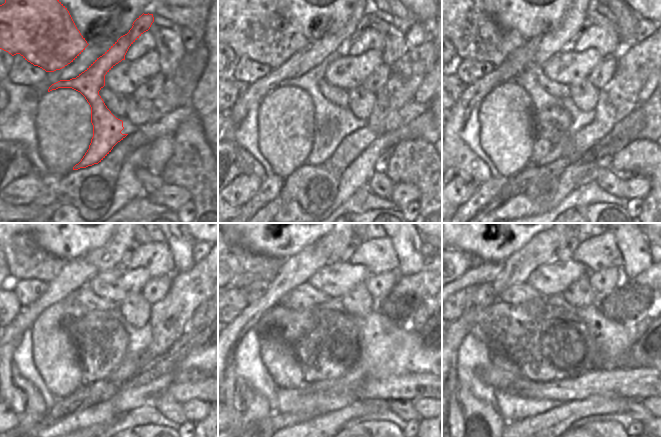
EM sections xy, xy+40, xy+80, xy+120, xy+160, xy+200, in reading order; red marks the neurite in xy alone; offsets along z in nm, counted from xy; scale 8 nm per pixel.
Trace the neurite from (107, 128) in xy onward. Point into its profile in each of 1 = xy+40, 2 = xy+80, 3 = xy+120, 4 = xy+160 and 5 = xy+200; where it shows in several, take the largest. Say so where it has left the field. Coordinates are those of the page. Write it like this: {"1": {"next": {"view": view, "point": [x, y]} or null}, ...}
{"1": {"next": {"view": "xy+40", "point": [329, 129]}}, "2": {"next": {"view": "xy+80", "point": [546, 148]}}, "3": {"next": {"view": "xy+120", "point": [93, 372]}}, "4": {"next": {"view": "xy+160", "point": [317, 371]}}, "5": {"next": {"view": "xy+200", "point": [539, 372]}}}

